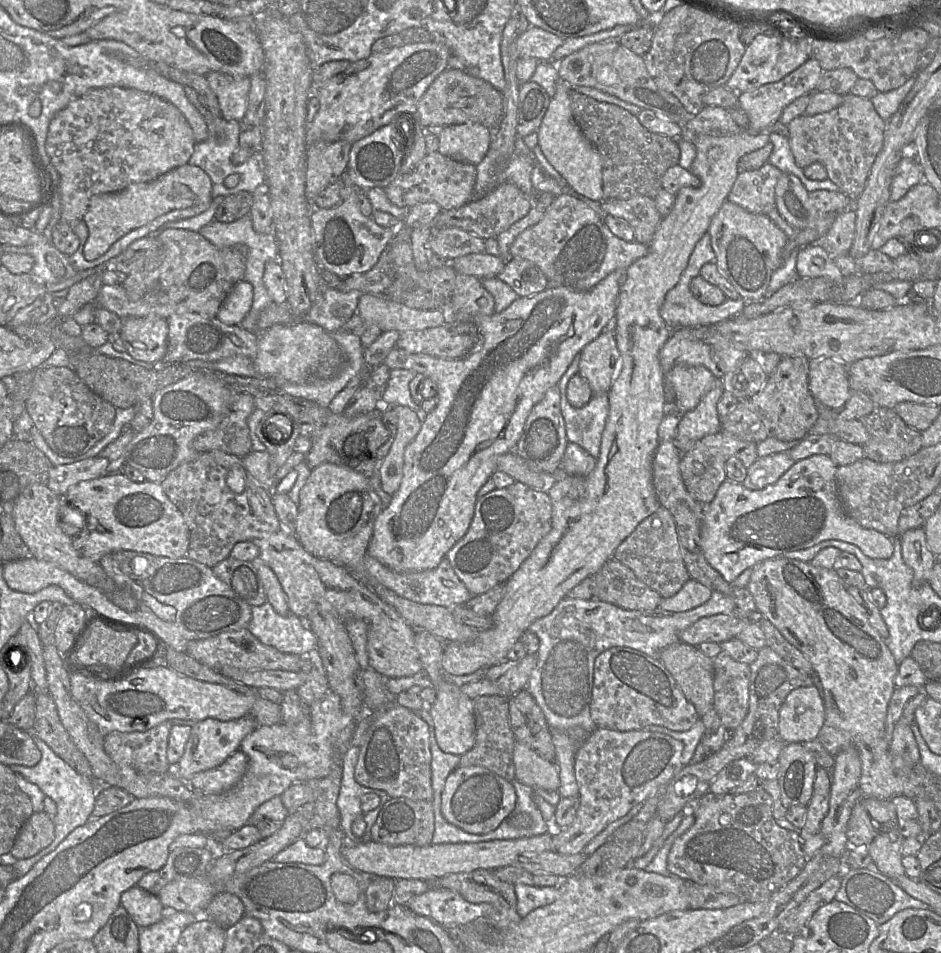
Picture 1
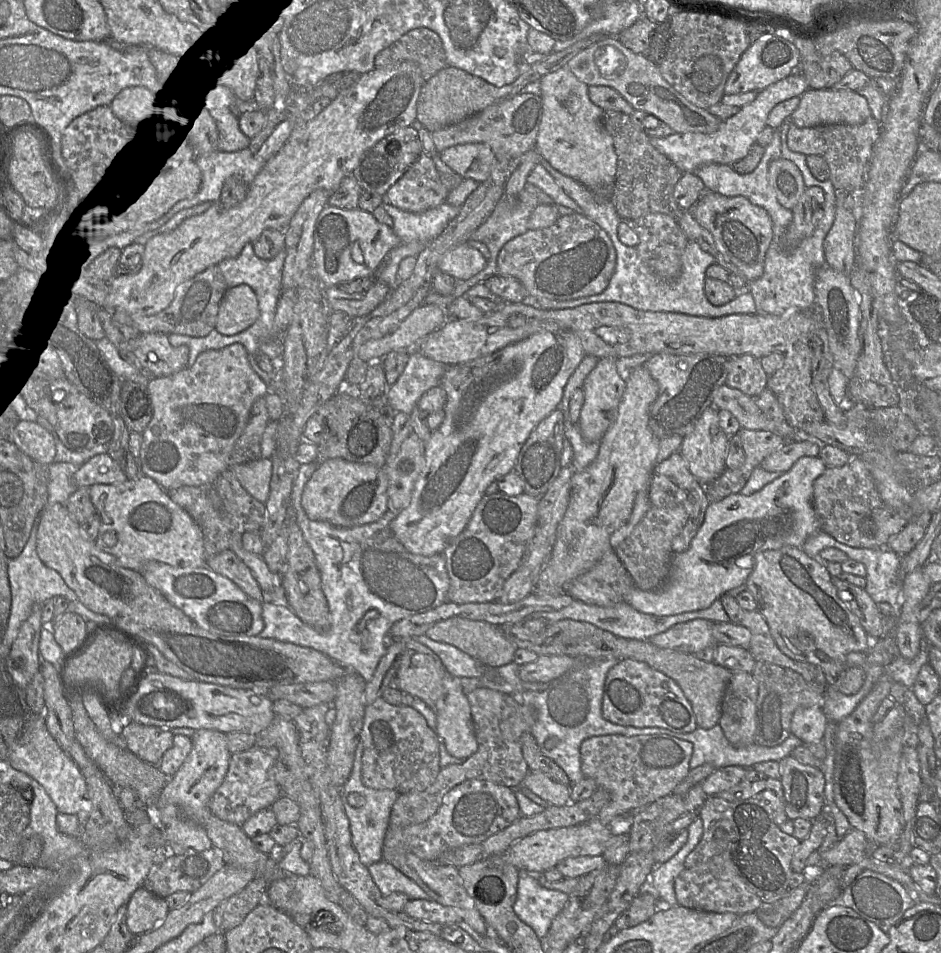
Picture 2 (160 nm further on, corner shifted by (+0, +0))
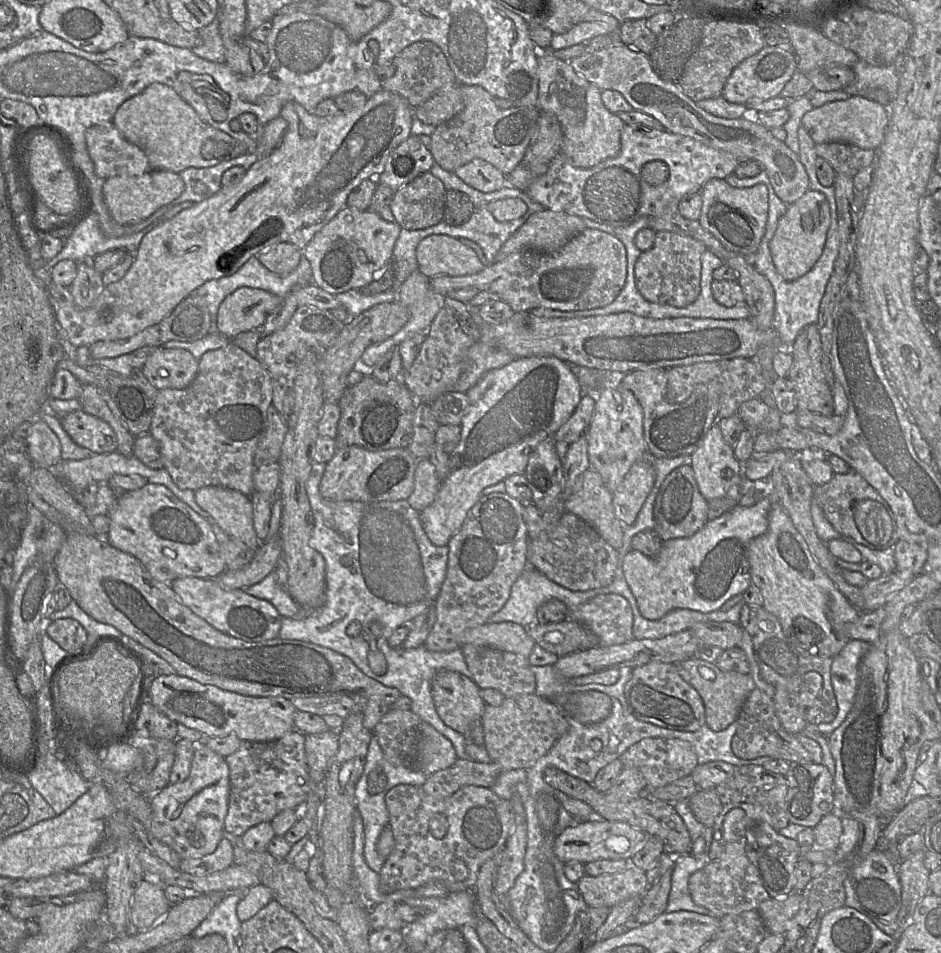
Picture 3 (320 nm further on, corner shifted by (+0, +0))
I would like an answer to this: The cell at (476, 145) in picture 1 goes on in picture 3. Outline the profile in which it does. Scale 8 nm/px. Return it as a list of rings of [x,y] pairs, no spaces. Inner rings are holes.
[[[480,158],[458,167],[454,173],[466,184],[483,193],[495,192],[507,185],[507,176]]]

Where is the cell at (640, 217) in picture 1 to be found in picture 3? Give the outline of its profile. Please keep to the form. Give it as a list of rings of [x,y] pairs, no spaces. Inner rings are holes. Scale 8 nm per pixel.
[[[668,231],[655,232],[652,248],[642,251],[635,263],[638,291],[649,302],[678,308],[693,303],[700,293],[701,258],[706,247],[698,240]]]

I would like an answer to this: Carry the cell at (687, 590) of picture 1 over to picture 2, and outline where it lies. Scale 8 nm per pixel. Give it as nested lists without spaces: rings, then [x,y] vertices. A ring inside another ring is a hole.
[[[804,456],[797,460],[789,471],[752,495],[731,494],[718,502],[710,503],[704,522],[692,539],[690,547],[682,553],[674,554],[666,584],[654,591],[643,591],[634,585],[626,593],[625,602],[641,613],[654,616],[672,616],[704,610],[722,595],[746,583],[753,570],[756,553],[785,546],[802,548],[808,538],[821,531],[813,506],[813,484],[826,468],[820,457]]]

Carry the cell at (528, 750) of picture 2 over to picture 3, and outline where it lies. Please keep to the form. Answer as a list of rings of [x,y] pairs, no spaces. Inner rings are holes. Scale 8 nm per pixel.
[[[547,768],[543,772],[544,781],[554,789],[568,797],[580,800],[592,807],[596,816],[608,821],[620,821],[636,827],[648,836],[658,837],[664,843],[664,853],[671,855],[688,854],[691,852],[692,840],[682,818],[673,804],[647,797],[637,797],[628,802],[612,801],[605,792],[596,790],[591,784],[577,779],[557,768]]]

